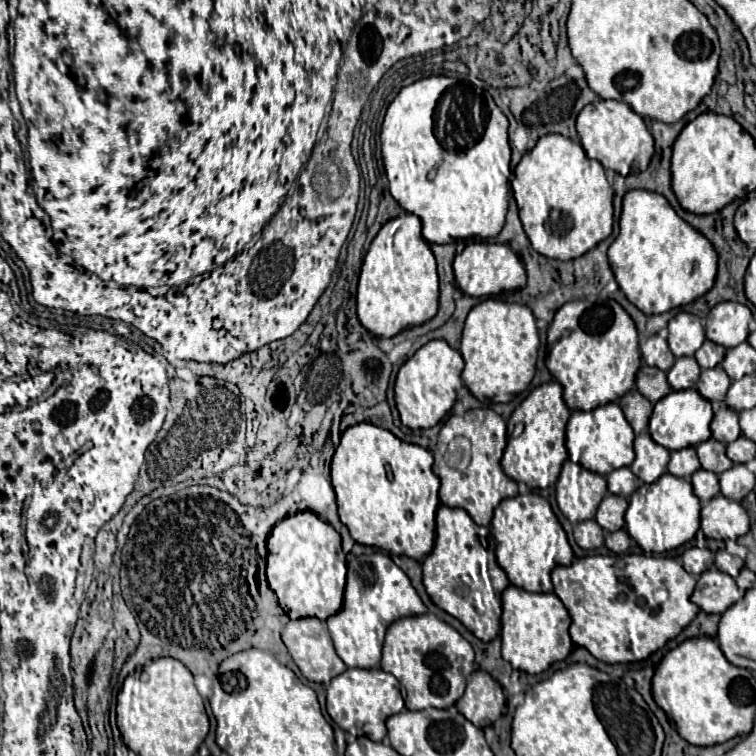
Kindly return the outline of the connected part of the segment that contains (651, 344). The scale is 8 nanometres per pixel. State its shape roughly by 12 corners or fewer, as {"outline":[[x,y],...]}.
{"outline":[[650,336],[640,344],[648,366],[668,372],[676,362],[666,338]]}

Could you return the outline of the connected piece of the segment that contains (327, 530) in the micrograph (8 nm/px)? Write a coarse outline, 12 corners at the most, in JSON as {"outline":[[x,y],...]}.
{"outline":[[308,510],[268,538],[266,576],[292,620],[344,604],[340,534]]}

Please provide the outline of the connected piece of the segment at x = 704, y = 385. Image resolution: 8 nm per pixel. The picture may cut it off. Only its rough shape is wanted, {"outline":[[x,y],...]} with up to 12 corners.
{"outline":[[718,368],[702,370],[696,390],[714,408],[726,396],[730,378]]}

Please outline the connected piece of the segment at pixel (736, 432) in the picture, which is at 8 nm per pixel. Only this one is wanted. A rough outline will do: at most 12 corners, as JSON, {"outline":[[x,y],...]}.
{"outline":[[722,406],[712,438],[730,444],[740,436],[738,412]]}

